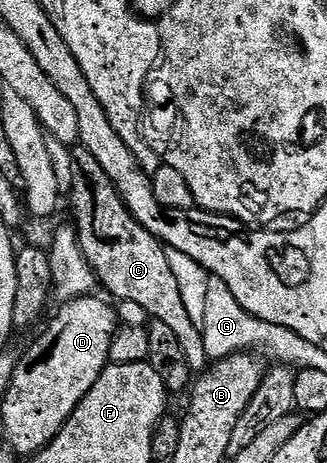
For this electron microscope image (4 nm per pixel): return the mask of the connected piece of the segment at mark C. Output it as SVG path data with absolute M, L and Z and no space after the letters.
M81 146L73 149L74 167L77 169L74 174L74 187L69 193L70 208L74 211L72 226L78 231L78 241L88 258L88 262L94 267L94 275L97 283L102 284L114 295L115 301L127 300L137 302L147 317L165 322L176 334L180 346L184 346L184 358L188 358L188 366L191 373L201 374L210 367L212 361L208 350L204 350L204 338L202 329L192 318L188 318L188 310L184 310L184 301L180 299L180 289L176 283L176 277L172 274L172 266L168 266L168 249L162 241L157 240L128 210L128 206L122 200L121 194L116 190L112 178L104 174L104 169L100 167L100 162L88 154L88 150Z

